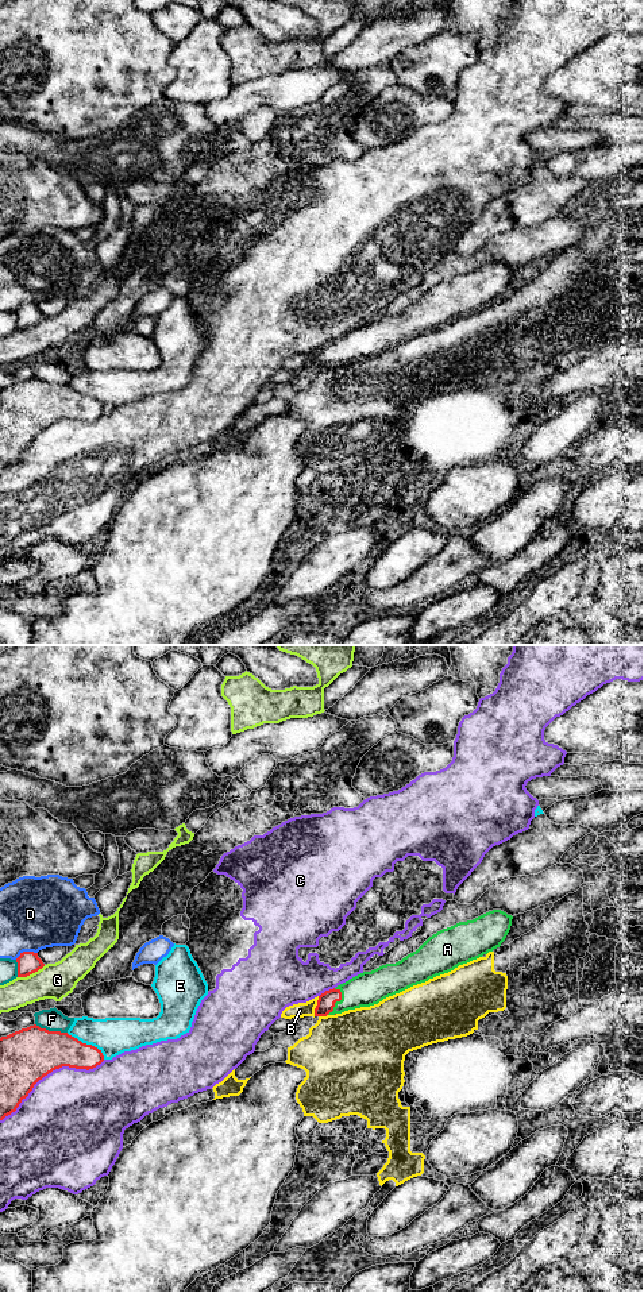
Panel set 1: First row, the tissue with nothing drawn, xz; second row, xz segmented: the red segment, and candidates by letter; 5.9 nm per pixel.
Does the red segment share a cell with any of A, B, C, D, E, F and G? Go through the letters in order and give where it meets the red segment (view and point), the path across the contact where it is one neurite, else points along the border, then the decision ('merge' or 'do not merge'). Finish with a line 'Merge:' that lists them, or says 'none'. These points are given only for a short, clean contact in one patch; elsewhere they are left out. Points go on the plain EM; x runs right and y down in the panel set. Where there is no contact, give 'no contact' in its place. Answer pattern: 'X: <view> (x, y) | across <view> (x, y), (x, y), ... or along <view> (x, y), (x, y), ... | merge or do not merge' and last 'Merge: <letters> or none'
A: xz (336, 352) | across xz (326, 355), (336, 352), (369, 340) | merge
B: xz (316, 358) | do not merge
C: xz (49, 424) | do not merge
D: xz (26, 304) | do not merge
E: xz (85, 396) | do not merge
F: xz (51, 383) | do not merge
G: xz (31, 325) | along xz (45, 317), (26, 328), (18, 329) | do not merge
Merge: A

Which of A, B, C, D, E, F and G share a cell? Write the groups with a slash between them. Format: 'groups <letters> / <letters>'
groups A / B / C / D / E / F / G

